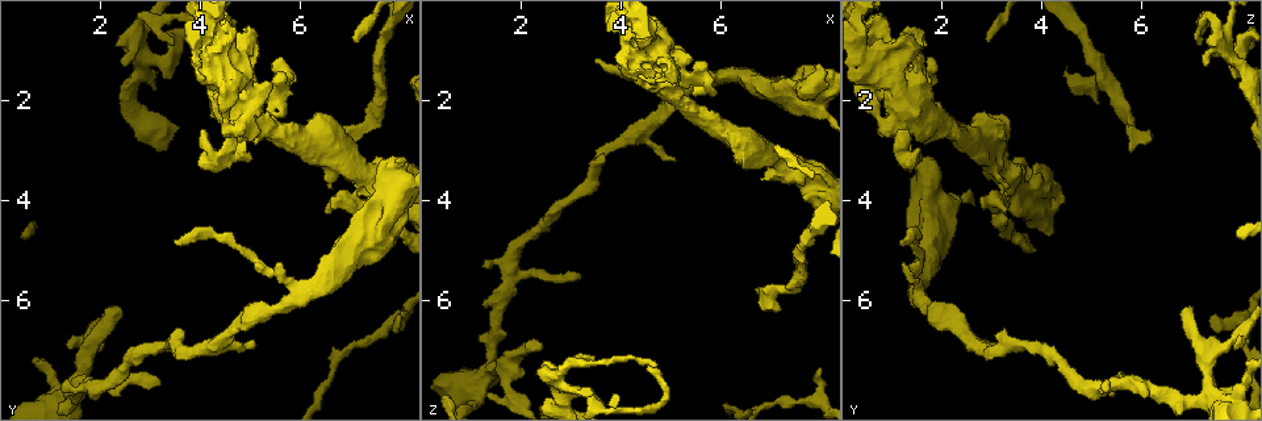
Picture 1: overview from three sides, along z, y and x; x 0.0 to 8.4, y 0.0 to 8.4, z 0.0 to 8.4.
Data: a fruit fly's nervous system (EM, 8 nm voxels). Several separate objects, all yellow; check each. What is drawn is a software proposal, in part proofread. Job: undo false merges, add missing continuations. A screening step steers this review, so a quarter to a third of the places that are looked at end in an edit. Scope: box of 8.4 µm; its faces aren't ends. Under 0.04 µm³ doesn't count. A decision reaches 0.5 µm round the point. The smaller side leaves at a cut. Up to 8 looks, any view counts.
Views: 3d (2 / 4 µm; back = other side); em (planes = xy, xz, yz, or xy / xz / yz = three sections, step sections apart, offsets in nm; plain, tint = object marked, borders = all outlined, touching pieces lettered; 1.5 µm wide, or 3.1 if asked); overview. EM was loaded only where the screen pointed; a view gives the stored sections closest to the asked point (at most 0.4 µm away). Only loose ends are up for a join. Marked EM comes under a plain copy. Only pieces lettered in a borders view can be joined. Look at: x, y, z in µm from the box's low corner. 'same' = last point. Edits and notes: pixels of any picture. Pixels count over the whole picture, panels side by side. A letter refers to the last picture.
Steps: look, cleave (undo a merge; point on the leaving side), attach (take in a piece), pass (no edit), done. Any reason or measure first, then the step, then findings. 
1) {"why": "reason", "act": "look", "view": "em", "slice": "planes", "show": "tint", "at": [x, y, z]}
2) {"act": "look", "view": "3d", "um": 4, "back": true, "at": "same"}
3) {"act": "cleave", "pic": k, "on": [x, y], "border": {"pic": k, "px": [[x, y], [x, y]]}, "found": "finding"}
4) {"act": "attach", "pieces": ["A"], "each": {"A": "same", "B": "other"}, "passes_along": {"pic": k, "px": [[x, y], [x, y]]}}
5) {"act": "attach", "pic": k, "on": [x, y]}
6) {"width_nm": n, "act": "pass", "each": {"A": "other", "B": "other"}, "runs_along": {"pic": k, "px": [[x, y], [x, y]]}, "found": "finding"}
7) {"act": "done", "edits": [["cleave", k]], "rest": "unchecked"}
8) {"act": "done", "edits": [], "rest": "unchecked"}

{"act": "look", "view": "em", "slice": "xz", "step": 8, "show": "borders", "at": [7.65, 4.75, 3.15]}

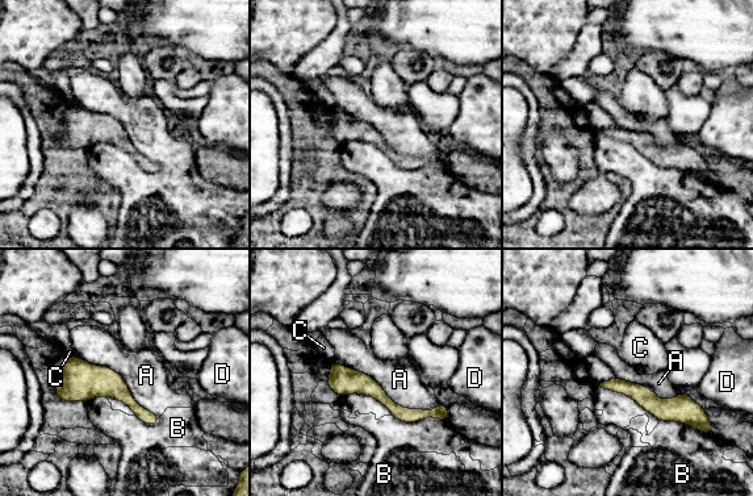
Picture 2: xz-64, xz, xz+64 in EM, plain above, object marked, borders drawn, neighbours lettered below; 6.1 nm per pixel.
{"act": "look", "view": "em", "slice": "planes", "show": "borders", "at": "same"}

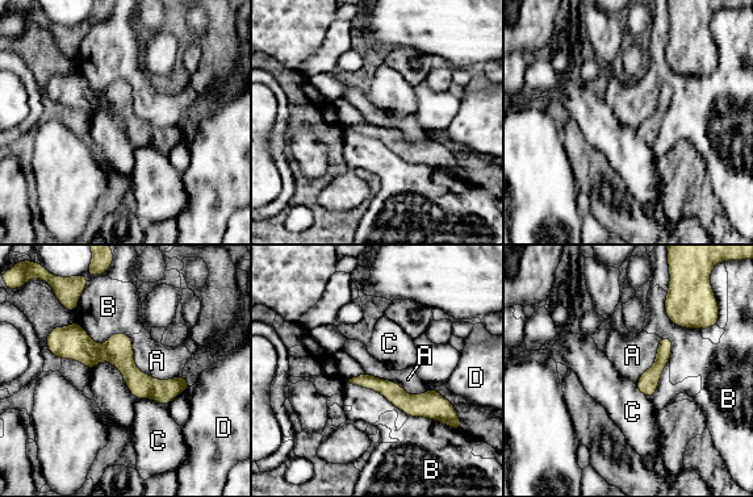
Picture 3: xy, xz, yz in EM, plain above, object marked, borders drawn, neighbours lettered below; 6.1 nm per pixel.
{"act": "pass", "each": {"A": "other", "B": "other", "C": "other", "D": "other"}, "found": "none of them fits"}

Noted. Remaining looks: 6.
{"why": "touches itself", "act": "look", "view": "3d", "um": 4, "back": true, "at": [5.00, 0.70, 1.30]}

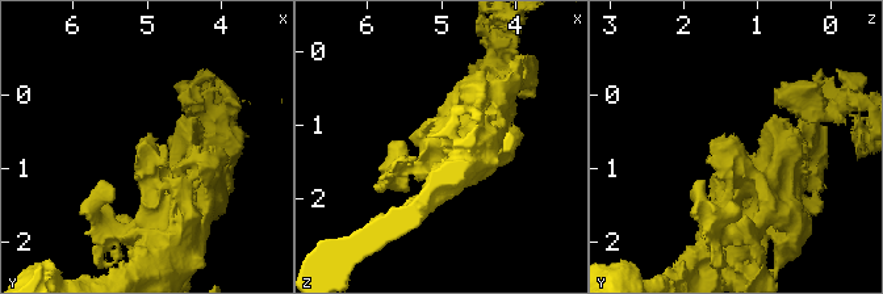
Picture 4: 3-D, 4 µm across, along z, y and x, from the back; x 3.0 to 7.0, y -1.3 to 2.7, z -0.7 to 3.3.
{"why": "need the tissue", "act": "look", "view": "em", "slice": "planes", "show": "tint", "at": [5.00, 0.75, 1.25]}

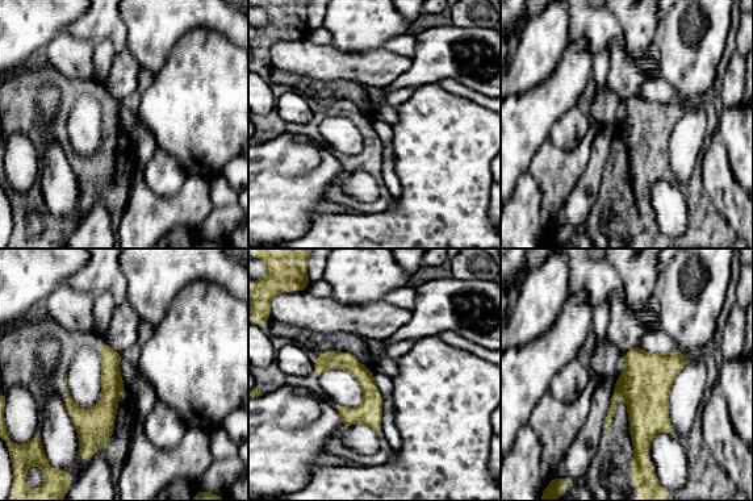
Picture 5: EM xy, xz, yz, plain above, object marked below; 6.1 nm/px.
{"act": "look", "view": "em", "slice": "planes", "show": "borders", "at": "same"}

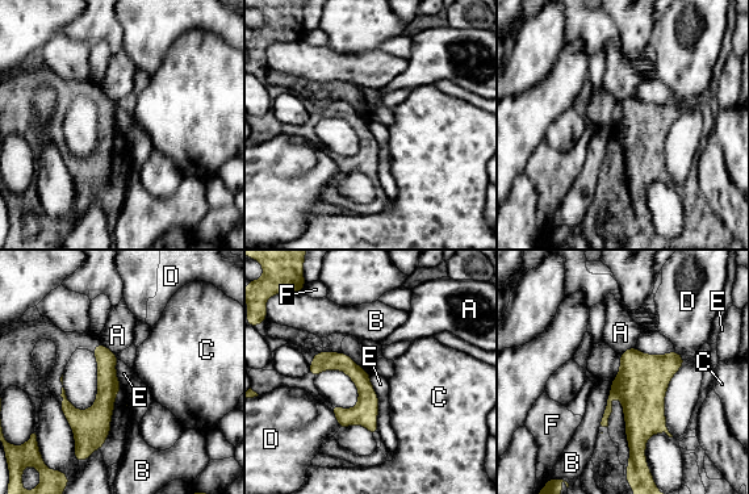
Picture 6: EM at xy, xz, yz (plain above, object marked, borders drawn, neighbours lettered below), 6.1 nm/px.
{"act": "pass", "each": {"A": "other", "B": "other", "C": "other", "D": "other", "E": "other", "F": "other"}, "border": {"pic": 6, "px": [[611, 382], [607, 405], [599, 425]]}, "found": "all the same cell"}

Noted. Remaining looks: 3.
{"why": "free end", "act": "look", "view": "em", "slice": "planes", "show": "borders", "at": [2.45, 6.10, 6.90]}

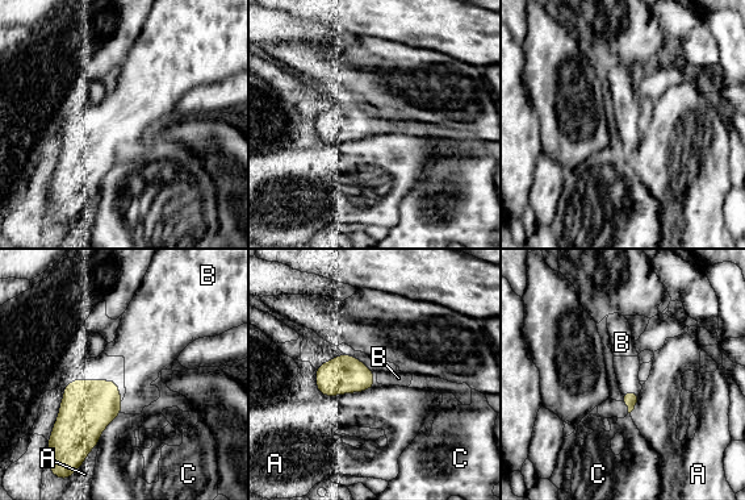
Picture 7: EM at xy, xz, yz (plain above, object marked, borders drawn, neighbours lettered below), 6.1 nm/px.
{"act": "attach", "pieces": ["B"], "each": {"A": "other", "B": "same", "C": "other"}, "passes_along": {"pic": 7, "px": [[88, 407], [120, 407], [139, 371]]}, "found": "the cell continues"}

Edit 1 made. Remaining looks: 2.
{"act": "done", "edits": [["attach", 7]], "rest": "unchecked"}

